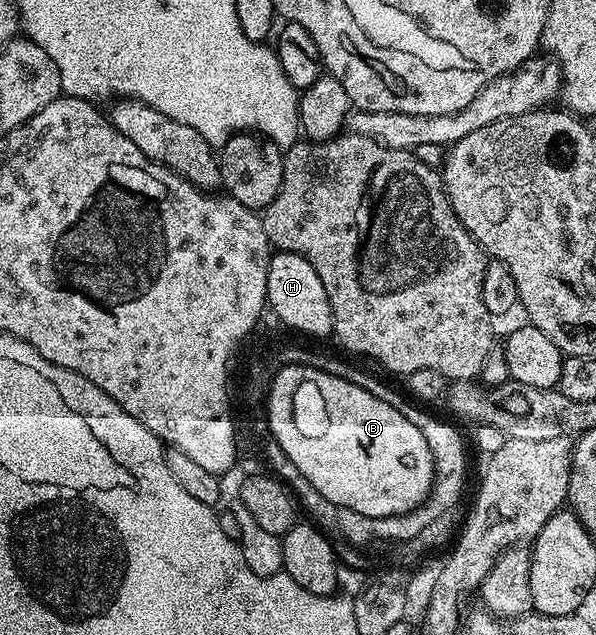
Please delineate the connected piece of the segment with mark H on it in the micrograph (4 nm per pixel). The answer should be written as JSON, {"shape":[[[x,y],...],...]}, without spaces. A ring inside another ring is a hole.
{"shape":[[[272,253],[267,269],[267,306],[291,330],[323,338],[335,329],[329,296],[325,296],[321,276],[313,272],[313,264],[309,264],[309,260],[296,254]]]}

